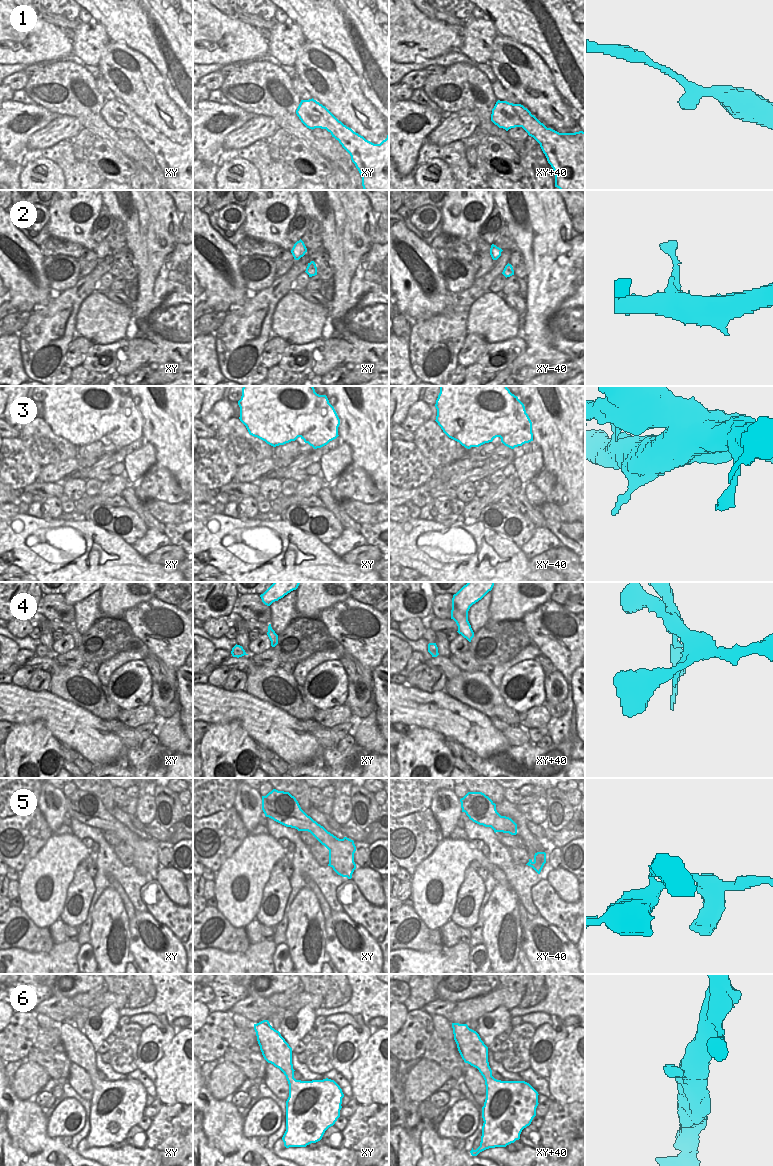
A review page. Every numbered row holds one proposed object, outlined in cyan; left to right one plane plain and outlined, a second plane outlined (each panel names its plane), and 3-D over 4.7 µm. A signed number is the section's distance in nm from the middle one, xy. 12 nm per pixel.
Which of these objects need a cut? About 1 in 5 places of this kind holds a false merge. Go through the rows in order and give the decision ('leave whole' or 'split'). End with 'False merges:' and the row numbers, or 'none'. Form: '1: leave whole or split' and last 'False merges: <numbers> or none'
1: leave whole
2: leave whole
3: split
4: leave whole
5: leave whole
6: leave whole
False merges: 3

